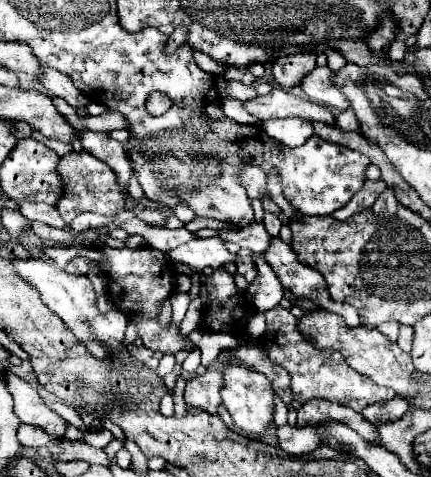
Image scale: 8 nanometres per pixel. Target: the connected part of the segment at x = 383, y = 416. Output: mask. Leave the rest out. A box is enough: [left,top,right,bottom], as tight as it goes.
[362,397,410,423]

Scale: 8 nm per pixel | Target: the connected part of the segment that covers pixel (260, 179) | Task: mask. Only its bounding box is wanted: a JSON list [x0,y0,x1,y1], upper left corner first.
[242,165,266,199]

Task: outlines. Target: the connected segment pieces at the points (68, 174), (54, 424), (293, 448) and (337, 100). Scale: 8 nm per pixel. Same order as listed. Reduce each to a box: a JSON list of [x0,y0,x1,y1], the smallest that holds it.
[[56,151,128,223],[6,373,66,439],[276,427,320,455],[298,67,350,111]]

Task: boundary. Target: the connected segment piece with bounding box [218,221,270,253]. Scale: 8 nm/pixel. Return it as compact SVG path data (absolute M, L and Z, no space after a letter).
M252 221L250 225L246 225L242 231L238 232L219 230L218 236L224 241L246 247L254 253L262 253L270 243L270 235L260 221Z

